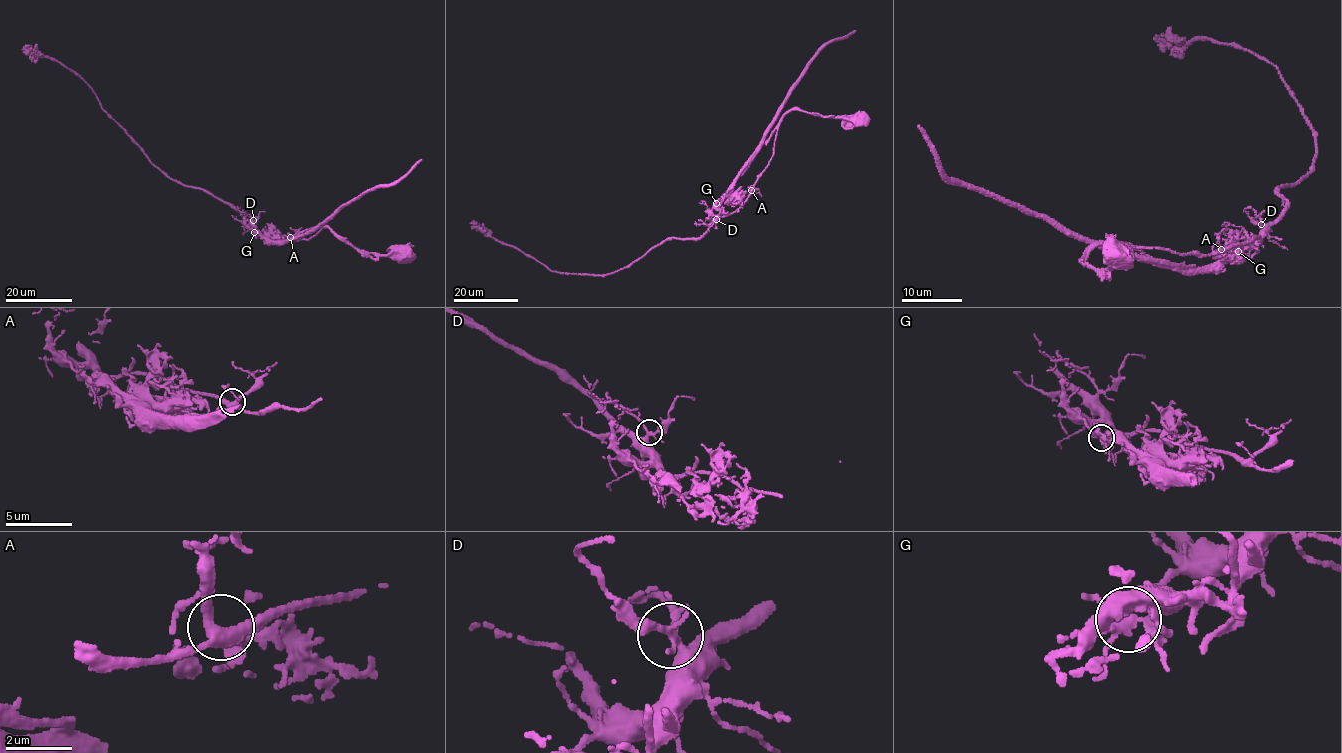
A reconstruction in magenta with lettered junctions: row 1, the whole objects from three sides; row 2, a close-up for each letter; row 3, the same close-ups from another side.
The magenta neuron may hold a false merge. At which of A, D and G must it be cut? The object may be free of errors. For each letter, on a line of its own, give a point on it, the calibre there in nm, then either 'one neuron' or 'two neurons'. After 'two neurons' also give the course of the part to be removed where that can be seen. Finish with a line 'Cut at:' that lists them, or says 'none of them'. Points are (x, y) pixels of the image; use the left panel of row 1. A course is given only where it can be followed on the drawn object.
A: (290, 237) | 360 nm | one neuron
D: (253, 220) | 240 nm | one neuron
G: (254, 232) | 280 nm | two neurons | (254, 232), (249, 227), (253, 224), (237, 210), (165, 175), (152, 163), (78, 75), (58, 61), (22, 49)
Cut at: G

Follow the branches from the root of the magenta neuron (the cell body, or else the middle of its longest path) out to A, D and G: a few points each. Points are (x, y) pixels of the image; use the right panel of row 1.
A: (1117, 256), (1112, 256), (1106, 271), (1085, 265), (1088, 253), (1111, 242), (1204, 256), (1221, 249)
D: (1117, 256), (1106, 271), (1085, 265), (1088, 253), (1111, 242), (1206, 269), (1239, 248), (1253, 248), (1261, 224)
G: (1117, 256), (1106, 271), (1085, 265), (1088, 253), (1111, 242), (1136, 248), (1147, 258), (1204, 269), (1238, 252)

